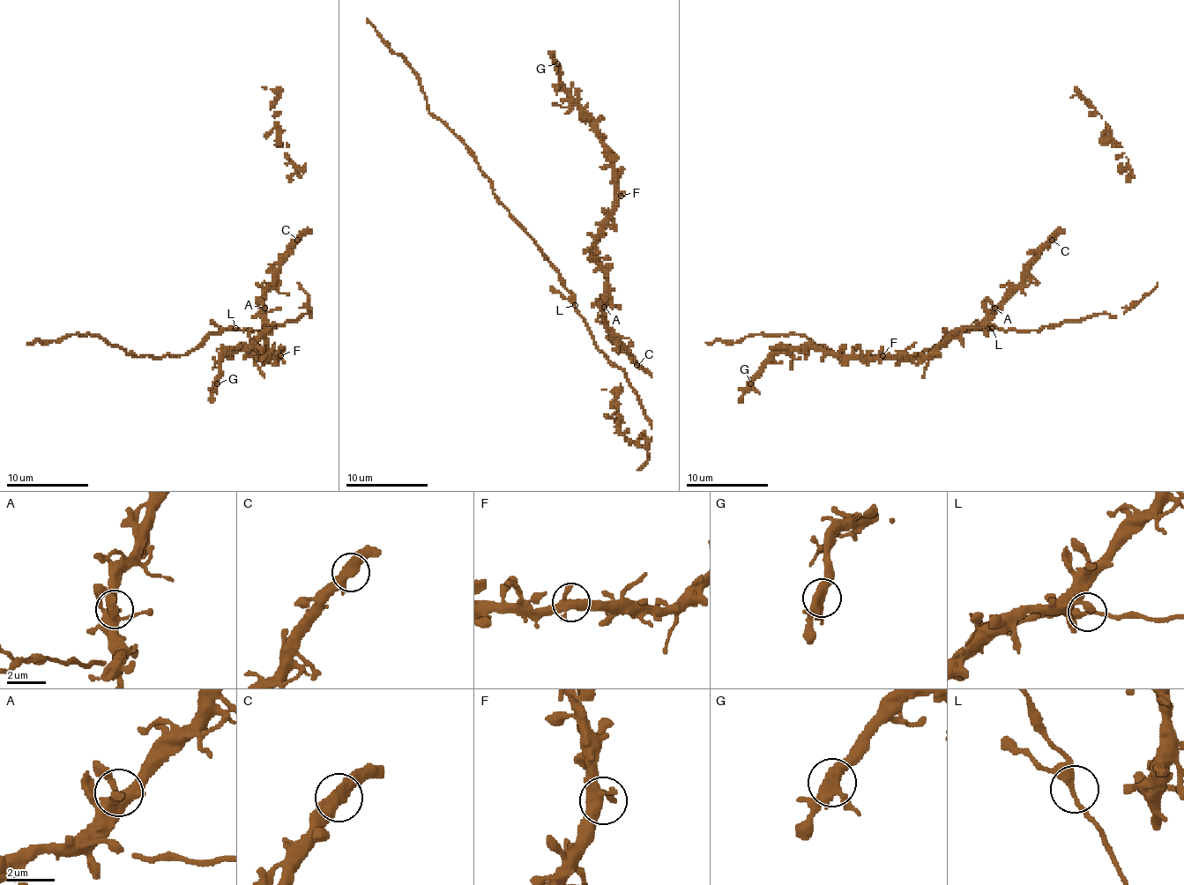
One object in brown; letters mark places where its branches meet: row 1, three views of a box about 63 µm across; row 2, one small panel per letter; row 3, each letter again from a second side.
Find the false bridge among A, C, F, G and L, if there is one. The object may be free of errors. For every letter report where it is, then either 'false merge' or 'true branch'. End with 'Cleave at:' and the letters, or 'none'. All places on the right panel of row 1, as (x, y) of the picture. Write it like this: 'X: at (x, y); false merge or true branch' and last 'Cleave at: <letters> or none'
A: at (994, 308); true branch
C: at (1052, 240); true branch
F: at (882, 355); true branch
G: at (750, 383); true branch
L: at (992, 328); true branch
Cleave at: none

